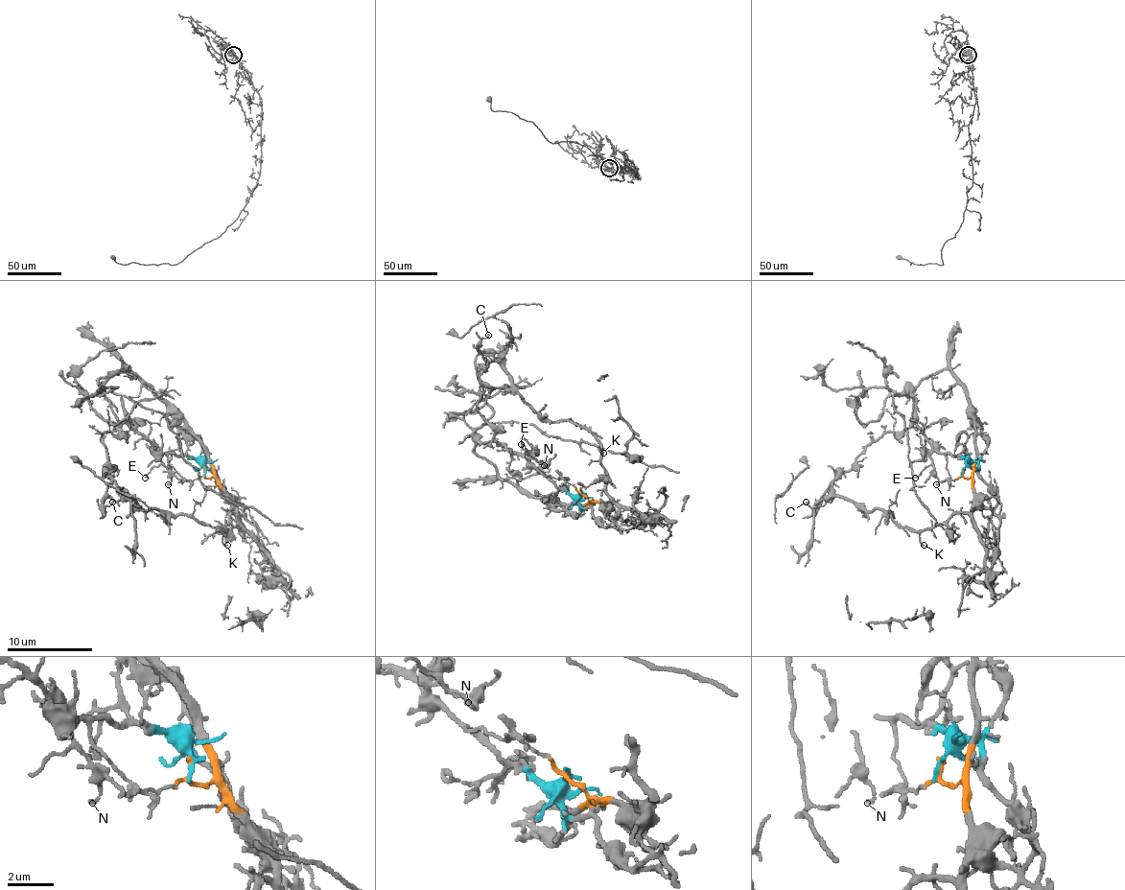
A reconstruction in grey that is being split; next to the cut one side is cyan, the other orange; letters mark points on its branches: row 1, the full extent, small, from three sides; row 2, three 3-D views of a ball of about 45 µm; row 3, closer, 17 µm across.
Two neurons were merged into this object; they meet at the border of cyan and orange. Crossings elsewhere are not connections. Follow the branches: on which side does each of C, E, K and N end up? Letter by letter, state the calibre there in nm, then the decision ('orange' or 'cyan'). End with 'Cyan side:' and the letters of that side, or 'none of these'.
C: 140 nm | cyan
E: 120 nm | cyan
K: 130 nm | orange
N: 90 nm | cyan
Cyan side: C, E, N

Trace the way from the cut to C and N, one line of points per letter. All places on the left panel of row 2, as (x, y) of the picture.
C: (204, 475), (187, 456), (161, 454), (121, 423), (116, 433), (102, 438), (110, 480), (104, 508), (112, 503)
N: (204, 475), (201, 466), (185, 456), (154, 451), (170, 479), (168, 485)

